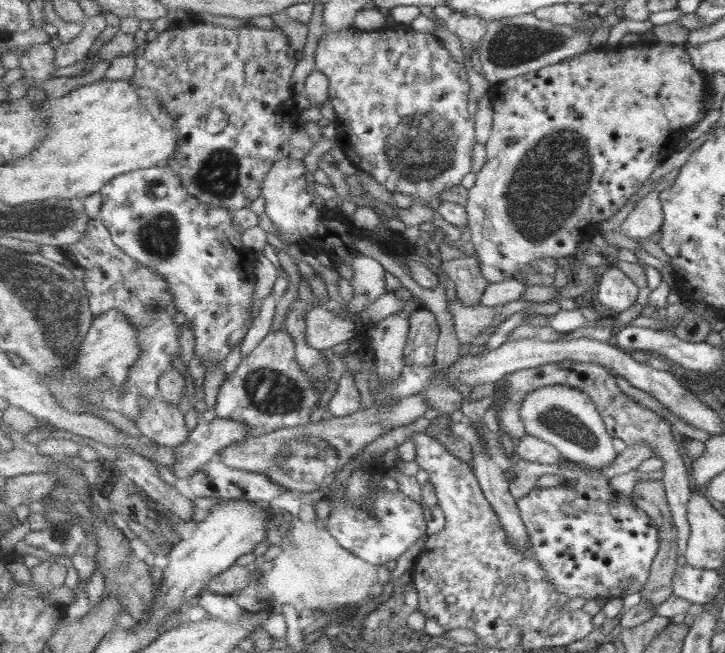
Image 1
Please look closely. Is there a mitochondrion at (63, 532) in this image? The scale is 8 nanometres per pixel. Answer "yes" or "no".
yes

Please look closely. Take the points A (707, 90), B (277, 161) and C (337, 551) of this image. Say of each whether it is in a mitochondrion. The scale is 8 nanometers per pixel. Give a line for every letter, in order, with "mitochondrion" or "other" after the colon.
A: other
B: other
C: other

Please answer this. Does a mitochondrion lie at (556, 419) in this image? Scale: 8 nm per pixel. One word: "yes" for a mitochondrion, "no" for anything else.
yes

